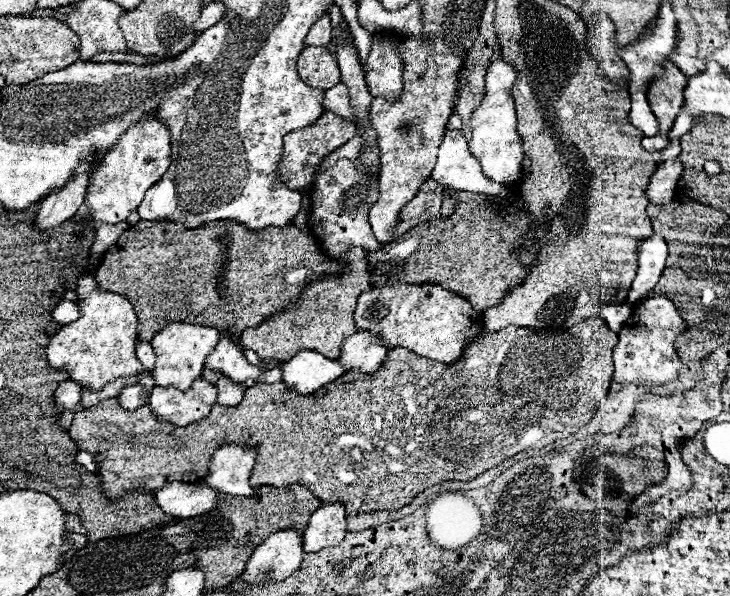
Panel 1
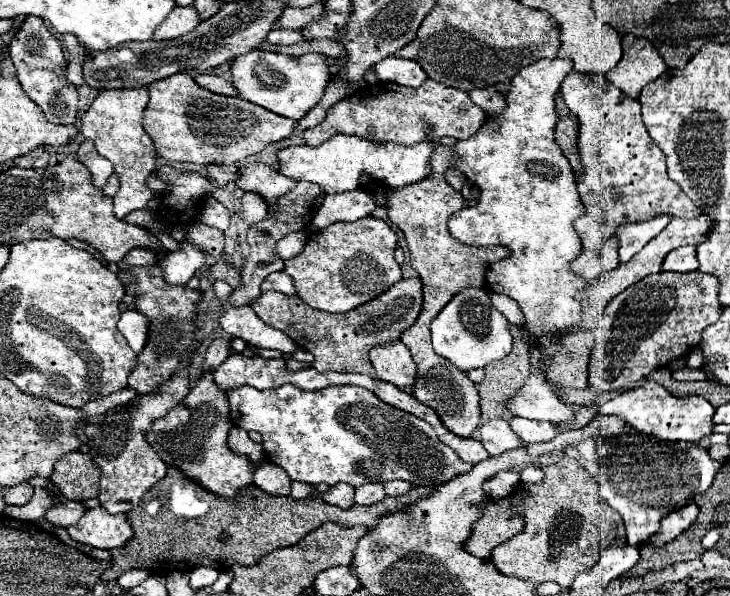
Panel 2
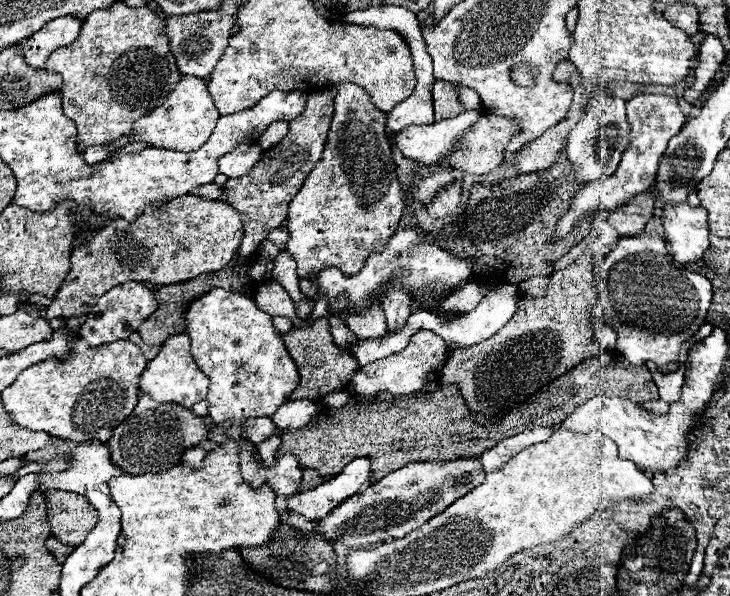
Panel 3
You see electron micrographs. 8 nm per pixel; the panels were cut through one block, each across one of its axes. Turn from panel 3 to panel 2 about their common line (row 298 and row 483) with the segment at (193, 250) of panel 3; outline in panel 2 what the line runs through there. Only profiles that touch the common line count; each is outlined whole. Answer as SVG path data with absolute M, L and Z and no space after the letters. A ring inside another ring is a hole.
M68 452L56 462L50 480L62 492L64 498L84 502L88 498L98 496L100 470L92 464L90 454Z

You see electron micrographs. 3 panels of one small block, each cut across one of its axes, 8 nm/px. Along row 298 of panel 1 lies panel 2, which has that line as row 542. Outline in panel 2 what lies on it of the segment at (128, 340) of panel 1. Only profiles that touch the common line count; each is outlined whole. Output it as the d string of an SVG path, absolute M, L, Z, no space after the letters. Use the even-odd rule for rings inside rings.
M102 506L88 508L84 516L66 530L72 540L102 550L122 548L134 536L126 514L112 516Z

